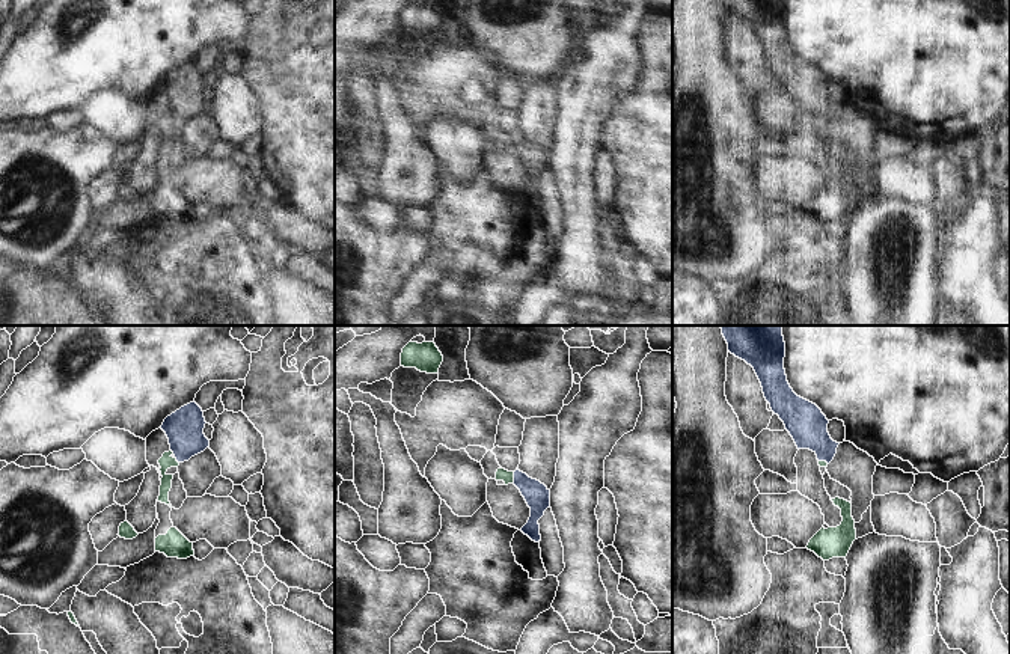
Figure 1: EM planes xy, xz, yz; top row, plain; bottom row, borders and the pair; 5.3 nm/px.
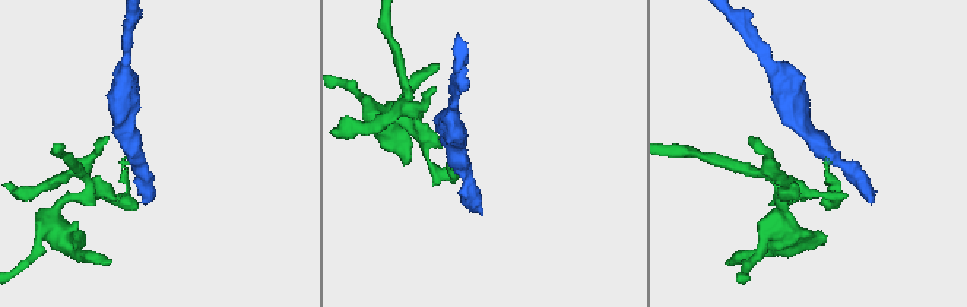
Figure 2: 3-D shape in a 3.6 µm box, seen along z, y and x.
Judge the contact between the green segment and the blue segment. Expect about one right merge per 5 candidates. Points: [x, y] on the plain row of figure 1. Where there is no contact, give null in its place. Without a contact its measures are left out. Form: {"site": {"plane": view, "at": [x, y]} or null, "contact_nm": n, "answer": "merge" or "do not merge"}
{"site": {"plane": "xz", "at": [513, 140]}, "contact_nm": 70, "answer": "do not merge"}

